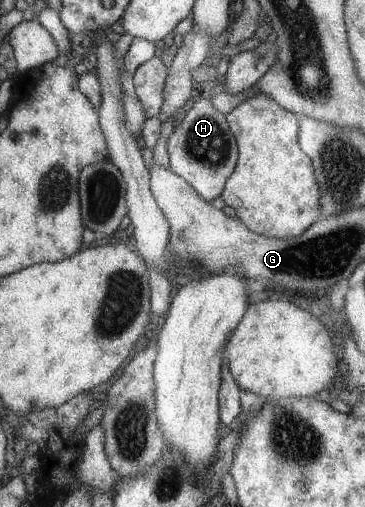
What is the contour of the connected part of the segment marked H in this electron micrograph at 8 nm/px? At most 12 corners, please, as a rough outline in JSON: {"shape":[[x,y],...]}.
{"shape":[[193,97],[167,138],[167,169],[207,204],[238,158],[208,99]]}

